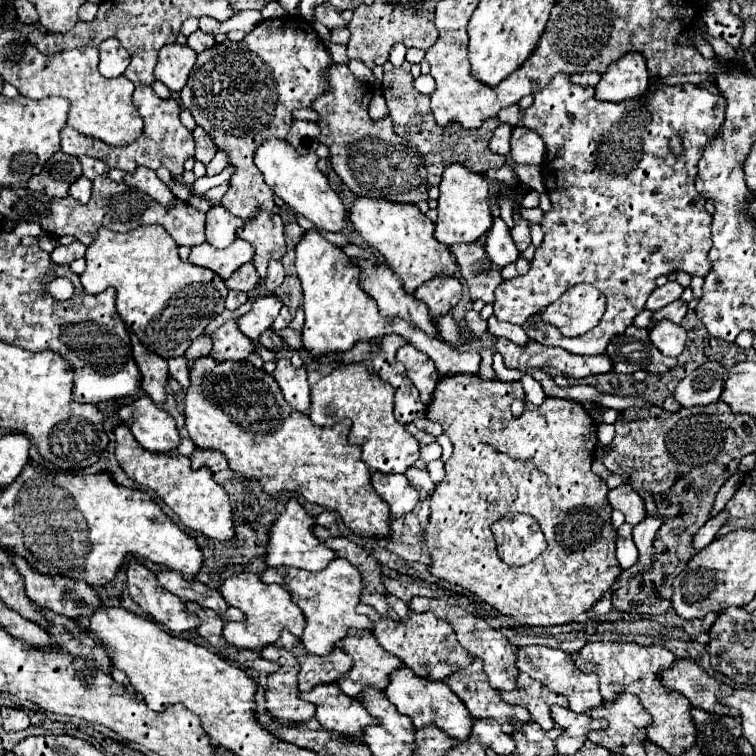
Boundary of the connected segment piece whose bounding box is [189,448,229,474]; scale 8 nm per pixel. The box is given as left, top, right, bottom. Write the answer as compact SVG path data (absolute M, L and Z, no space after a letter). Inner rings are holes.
M197 448L197 450L189 456L189 460L191 460L193 468L207 466L207 468L211 468L211 470L213 470L213 474L229 468L229 466L227 466L227 460L223 458L223 454L213 452L213 450L199 450L199 448Z

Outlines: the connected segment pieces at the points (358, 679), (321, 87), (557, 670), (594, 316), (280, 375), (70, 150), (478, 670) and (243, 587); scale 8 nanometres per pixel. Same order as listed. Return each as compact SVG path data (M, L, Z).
M367 630L349 632L349 636L341 640L341 646L353 658L355 666L339 678L337 686L355 700L361 698L367 686L385 692L391 674L403 666L403 662L393 654L387 654Z
M283 16L279 20L265 20L259 26L255 26L255 30L249 32L241 42L221 42L197 56L197 64L191 70L189 80L179 96L183 106L193 114L197 126L207 130L217 148L229 154L229 164L237 166L237 172L231 176L231 188L221 200L221 206L227 208L231 214L249 220L251 214L259 208L267 212L275 208L273 190L263 182L263 174L253 164L253 152L269 136L277 138L287 136L293 122L291 112L295 108L311 106L311 102L325 92L327 80L323 76L329 64L331 56L323 40L313 30L313 24L301 16Z
M523 646L523 648L519 648L517 668L521 672L527 672L531 678L543 682L549 690L567 696L569 698L569 708L573 712L585 714L591 708L603 704L603 696L599 694L599 678L595 678L595 674L583 674L575 666L573 658L569 654L565 654L563 650L547 648L547 646Z
M579 284L567 290L563 298L553 302L543 316L541 322L549 322L557 326L563 334L585 334L595 328L605 314L605 298L593 286Z
M277 360L277 368L273 372L285 400L293 410L307 412L309 410L309 384L305 366L295 368L289 360Z
M139 86L139 88L135 88L133 104L135 104L135 108L139 110L139 114L141 114L141 118L145 122L145 132L143 132L143 136L137 142L133 142L129 146L115 148L115 146L103 144L101 140L95 140L95 138L89 138L85 134L79 134L71 126L65 126L59 132L61 134L61 152L71 154L71 156L87 154L87 156L103 160L111 168L123 170L123 172L133 172L137 166L147 166L151 170L157 170L159 166L165 166L165 168L169 168L173 178L181 180L183 164L185 164L187 158L193 158L195 142L193 142L191 132L187 128L183 128L183 124L179 122L179 112L181 110L179 110L177 102L171 100L171 98L169 100L157 98L157 94L151 90L151 86Z
M475 658L467 670L449 676L447 684L463 700L473 718L497 720L507 734L513 734L517 730L511 722L531 722L529 710L503 702L501 694L491 688L483 670L483 662L479 658Z
M237 574L225 580L225 584L221 586L221 594L229 606L239 608L247 618L245 622L225 624L223 636L229 644L245 650L263 650L265 646L275 644L279 640L283 628L287 628L297 638L303 636L303 630L305 630L303 612L299 612L299 608L295 606L295 602L291 600L285 588L275 588L275 584L265 584L255 574Z

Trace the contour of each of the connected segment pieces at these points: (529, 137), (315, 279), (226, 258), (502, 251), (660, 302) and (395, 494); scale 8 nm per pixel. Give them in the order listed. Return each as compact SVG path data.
M515 126L511 134L511 158L517 164L531 164L539 166L545 158L545 144L543 140L525 126Z
M317 230L305 232L305 238L295 248L297 260L295 268L299 274L299 280L303 284L303 310L305 323L303 326L303 346L313 356L325 356L331 352L345 352L351 350L361 340L373 340L383 338L387 334L399 334L405 340L409 340L417 350L425 352L433 358L439 376L447 374L459 374L459 372L471 372L477 374L481 356L477 352L463 352L453 350L439 338L427 338L421 334L421 330L415 330L413 326L407 326L401 318L395 318L395 322L387 322L387 318L381 318L375 300L361 290L361 268L349 266L347 256L331 242L327 242Z
M237 238L231 246L217 250L213 246L199 244L191 248L189 254L189 262L201 268L207 268L215 274L219 274L223 280L227 280L239 266L243 266L245 262L251 262L251 246L247 246L247 242L243 242L241 238Z
M495 218L493 222L493 228L487 236L487 256L491 262L495 262L497 266L507 266L511 262L515 262L515 258L519 258L519 250L509 234L509 228L505 226L505 222L501 218Z
M669 280L665 286L661 286L661 288L655 288L655 290L653 290L653 294L651 294L651 296L649 296L649 300L647 300L645 310L655 312L655 310L659 310L659 308L663 308L663 306L667 306L667 304L671 304L671 302L679 300L679 298L681 298L681 294L683 294L683 286L679 286L677 282Z
M373 474L371 484L375 492L389 504L393 516L411 512L419 502L419 492L409 484L405 474Z

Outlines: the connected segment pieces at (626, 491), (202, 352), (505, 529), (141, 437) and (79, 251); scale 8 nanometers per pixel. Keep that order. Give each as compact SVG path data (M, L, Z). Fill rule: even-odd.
M621 484L613 490L609 490L607 500L615 510L621 510L625 514L625 520L631 526L639 524L645 516L645 504L643 504L641 496L635 494L635 490L631 490L631 486L627 486L627 484Z
M199 336L199 338L195 338L195 342L193 342L193 346L191 348L187 348L187 352L185 352L185 358L189 360L189 362L193 362L195 358L201 358L201 356L207 356L209 352L211 352L211 338L209 336Z
M507 514L491 524L499 558L509 566L533 562L545 550L543 532L533 516Z
M149 396L119 408L119 420L127 424L135 440L151 452L175 452L179 446L179 432L175 420L165 410L157 408Z
M73 242L69 246L57 246L53 252L51 252L51 260L55 264L71 264L73 260L77 258L83 258L85 256L85 244L81 242Z

